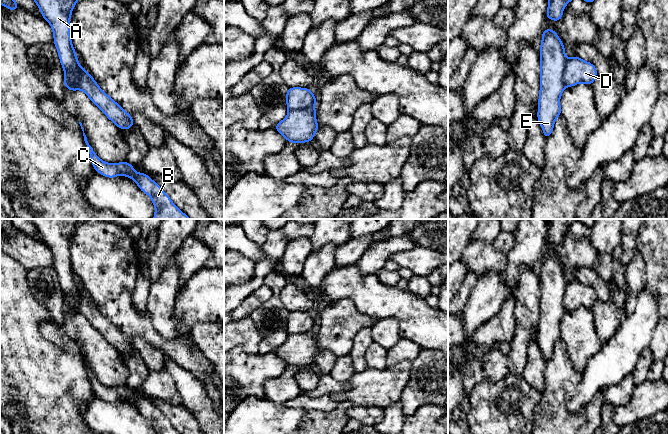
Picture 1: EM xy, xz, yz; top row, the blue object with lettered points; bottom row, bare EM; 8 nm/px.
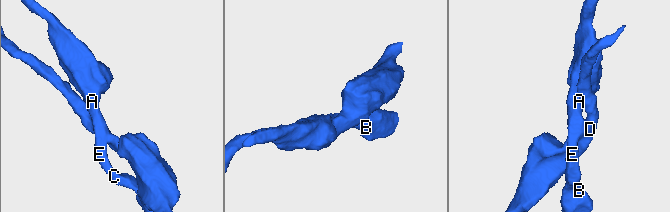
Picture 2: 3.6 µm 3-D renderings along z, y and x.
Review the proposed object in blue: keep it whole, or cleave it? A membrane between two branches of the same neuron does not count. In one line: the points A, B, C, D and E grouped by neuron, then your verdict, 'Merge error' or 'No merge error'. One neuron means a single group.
Groups: A B C E / D. Merge error

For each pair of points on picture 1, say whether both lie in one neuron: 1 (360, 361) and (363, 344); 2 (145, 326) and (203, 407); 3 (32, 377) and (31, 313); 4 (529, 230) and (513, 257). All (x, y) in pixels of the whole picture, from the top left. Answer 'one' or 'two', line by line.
1: one
2: two
3: one
4: one

